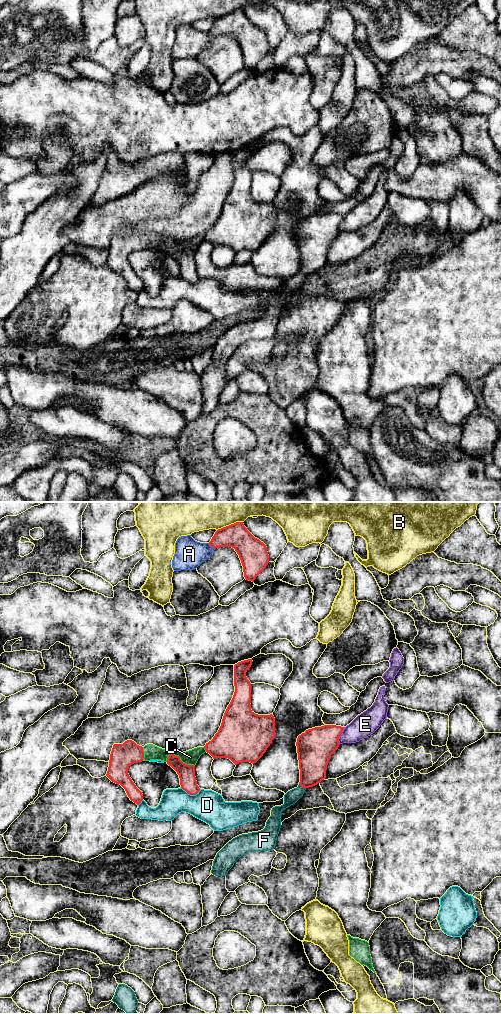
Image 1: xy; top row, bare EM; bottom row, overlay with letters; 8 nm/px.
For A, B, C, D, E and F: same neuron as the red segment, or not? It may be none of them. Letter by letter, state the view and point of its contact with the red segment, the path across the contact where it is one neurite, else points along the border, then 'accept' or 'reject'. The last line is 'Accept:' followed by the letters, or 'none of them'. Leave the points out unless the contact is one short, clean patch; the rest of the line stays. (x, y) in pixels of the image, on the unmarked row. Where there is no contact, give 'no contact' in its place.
A: meets red in xy at (211, 34); reject
B: meets red in xy at (229, 13); reject
C: meets red in xy at (182, 250); reject
D: meets red in xy at (191, 282); reject
E: meets red in xy at (340, 223); reject
F: meets red in xy at (302, 274); runs through xy (313, 245), (313, 258), (302, 274), (291, 285); accept
Accept: F

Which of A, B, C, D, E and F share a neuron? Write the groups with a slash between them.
A / B / C / D / E / F

